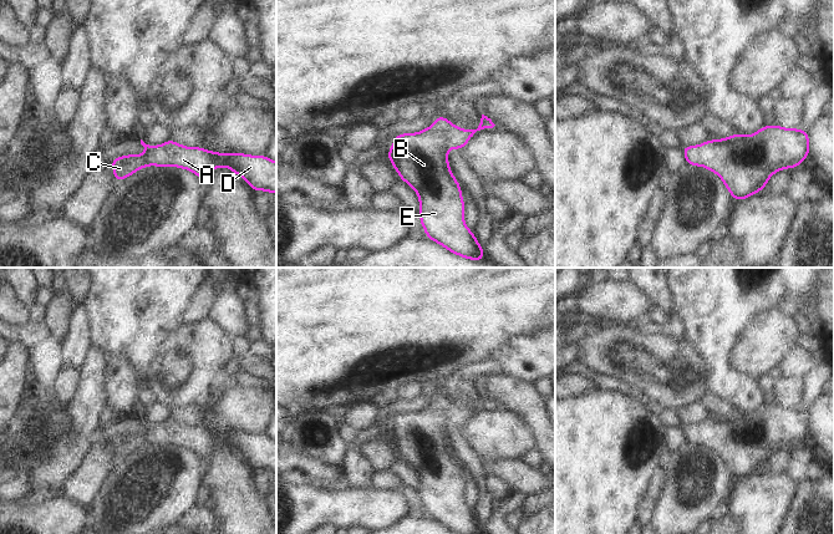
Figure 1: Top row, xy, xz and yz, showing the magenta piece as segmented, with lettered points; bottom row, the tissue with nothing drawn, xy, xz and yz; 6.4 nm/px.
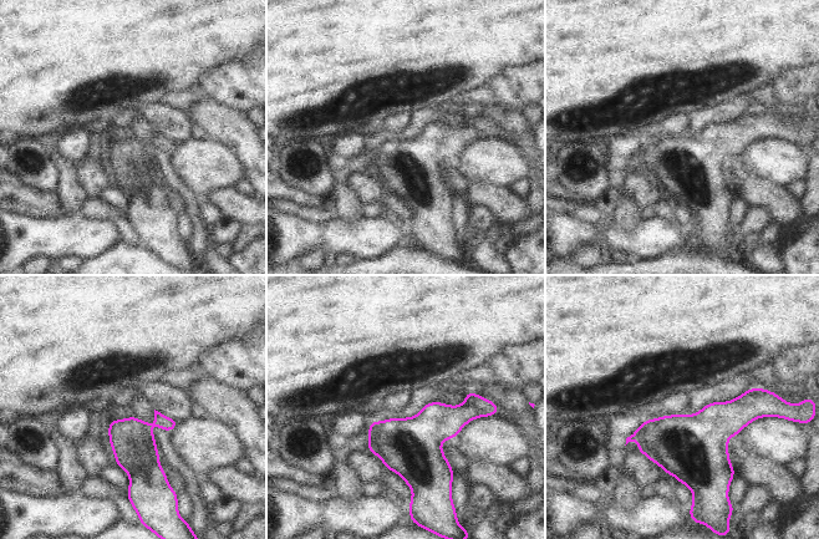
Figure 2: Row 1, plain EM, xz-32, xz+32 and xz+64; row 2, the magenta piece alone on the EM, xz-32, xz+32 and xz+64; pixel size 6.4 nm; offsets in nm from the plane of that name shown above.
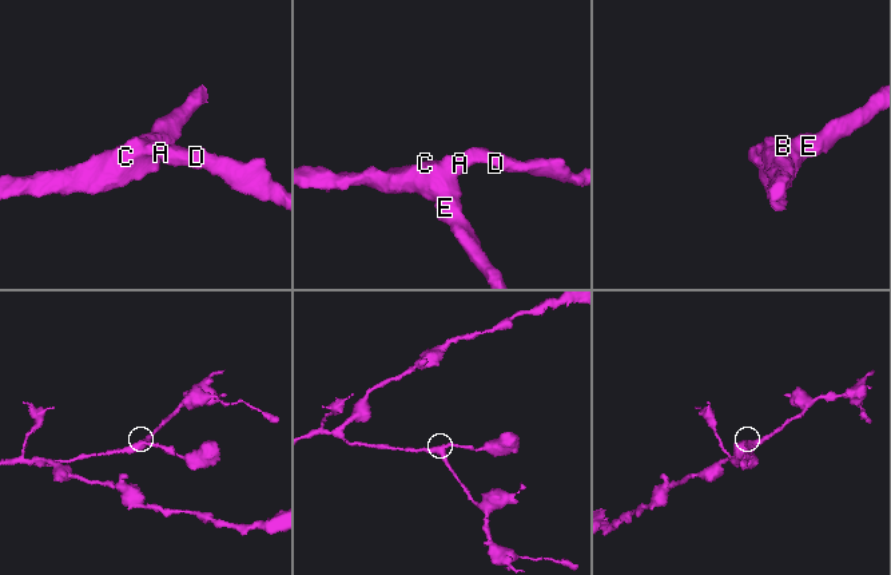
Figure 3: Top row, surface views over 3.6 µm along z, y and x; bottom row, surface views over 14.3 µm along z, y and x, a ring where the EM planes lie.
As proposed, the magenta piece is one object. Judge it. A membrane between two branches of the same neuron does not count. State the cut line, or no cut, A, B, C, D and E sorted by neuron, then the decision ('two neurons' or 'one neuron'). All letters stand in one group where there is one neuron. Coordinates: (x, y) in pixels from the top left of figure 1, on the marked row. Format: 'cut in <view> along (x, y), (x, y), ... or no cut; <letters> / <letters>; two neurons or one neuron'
no cut; A B C D E; one neuron

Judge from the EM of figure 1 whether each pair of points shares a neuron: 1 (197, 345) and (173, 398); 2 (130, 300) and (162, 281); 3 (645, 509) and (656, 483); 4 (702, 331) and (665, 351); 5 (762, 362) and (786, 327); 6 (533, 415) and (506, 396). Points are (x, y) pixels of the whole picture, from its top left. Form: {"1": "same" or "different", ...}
{"1": "same", "2": "same", "3": "same", "4": "different", "5": "same", "6": "same"}

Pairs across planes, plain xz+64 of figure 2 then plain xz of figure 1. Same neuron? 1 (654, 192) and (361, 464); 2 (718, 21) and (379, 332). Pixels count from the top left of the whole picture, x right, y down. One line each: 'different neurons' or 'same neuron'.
1: different neurons
2: same neuron

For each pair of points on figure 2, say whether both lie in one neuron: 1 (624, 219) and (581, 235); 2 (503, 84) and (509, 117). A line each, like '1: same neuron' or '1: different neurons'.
1: different neurons
2: different neurons

